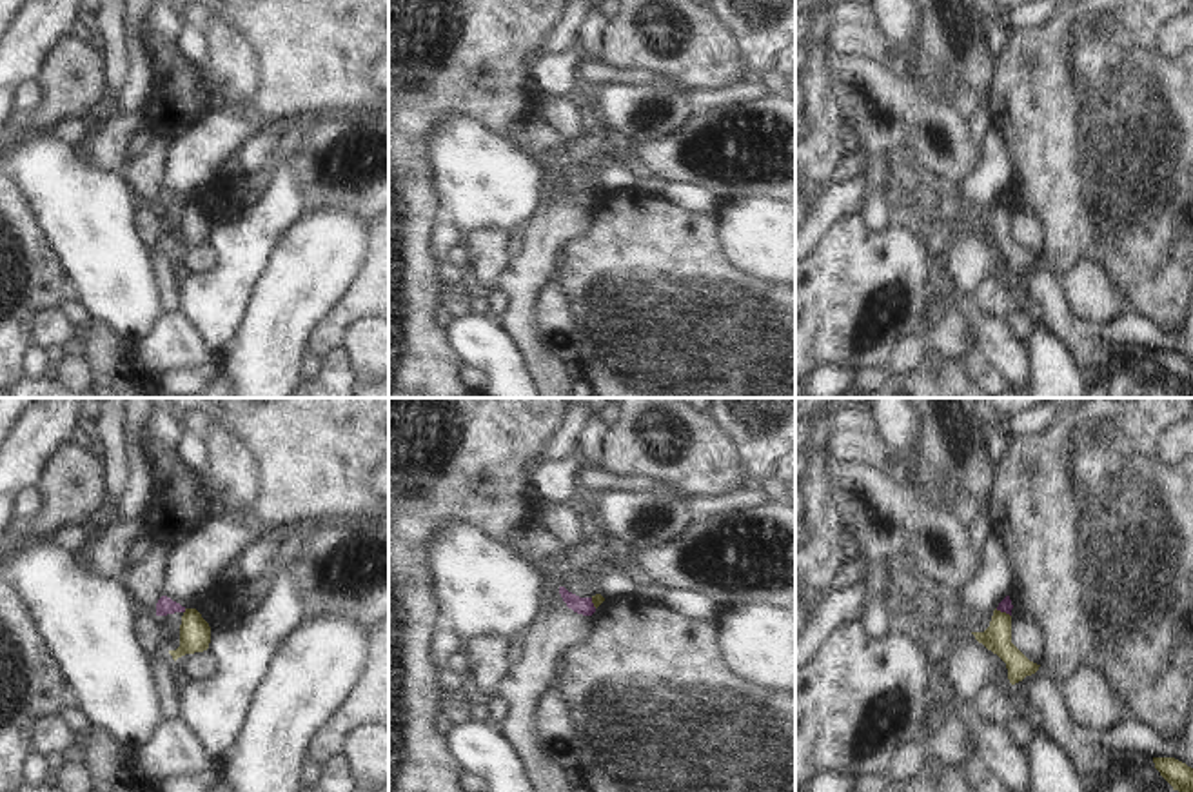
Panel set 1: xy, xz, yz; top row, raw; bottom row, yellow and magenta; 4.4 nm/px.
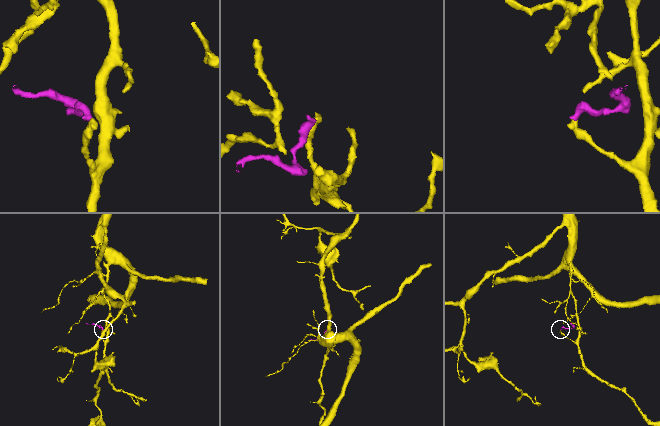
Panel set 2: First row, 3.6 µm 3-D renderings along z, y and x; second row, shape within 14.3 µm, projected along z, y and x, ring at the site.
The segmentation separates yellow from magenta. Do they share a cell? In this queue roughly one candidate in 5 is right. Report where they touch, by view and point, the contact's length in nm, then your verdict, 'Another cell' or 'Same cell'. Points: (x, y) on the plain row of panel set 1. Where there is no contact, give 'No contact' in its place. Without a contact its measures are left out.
Touches yellow at xy (186, 204). Shared border 30 nm. Another cell

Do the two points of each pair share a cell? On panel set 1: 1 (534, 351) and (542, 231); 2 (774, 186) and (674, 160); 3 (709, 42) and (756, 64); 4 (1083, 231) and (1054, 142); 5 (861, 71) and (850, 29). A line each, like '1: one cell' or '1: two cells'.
1: one cell
2: one cell
3: two cells
4: one cell
5: two cells

